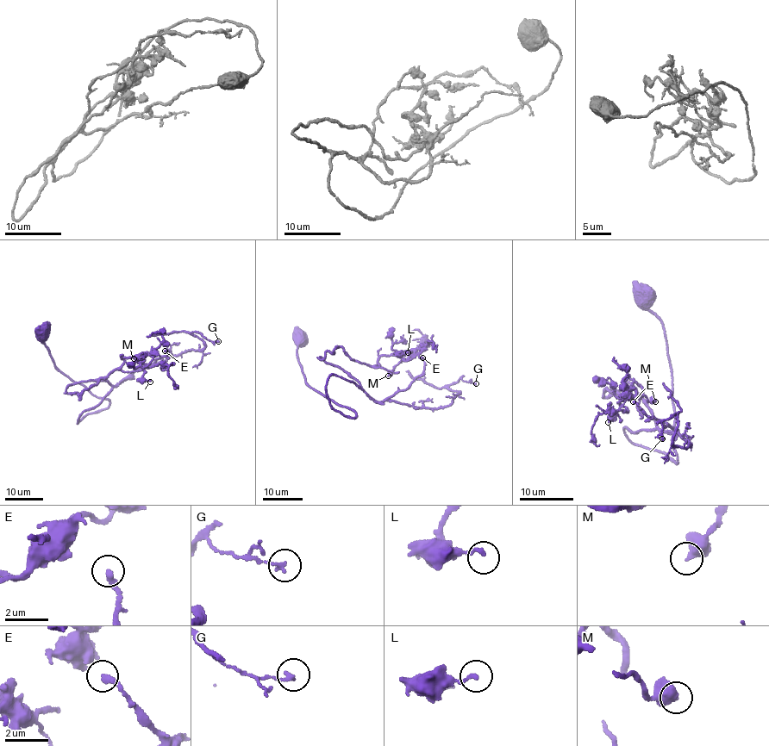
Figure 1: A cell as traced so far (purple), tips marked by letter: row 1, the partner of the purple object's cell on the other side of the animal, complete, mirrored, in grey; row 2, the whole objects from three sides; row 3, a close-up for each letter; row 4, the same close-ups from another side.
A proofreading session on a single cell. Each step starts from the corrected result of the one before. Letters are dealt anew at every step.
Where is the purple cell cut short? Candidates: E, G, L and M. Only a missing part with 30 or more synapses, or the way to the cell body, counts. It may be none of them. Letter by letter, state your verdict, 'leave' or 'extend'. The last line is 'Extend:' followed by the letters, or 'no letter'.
E: leave
G: leave
L: leave
M: leave
Extend: no letter

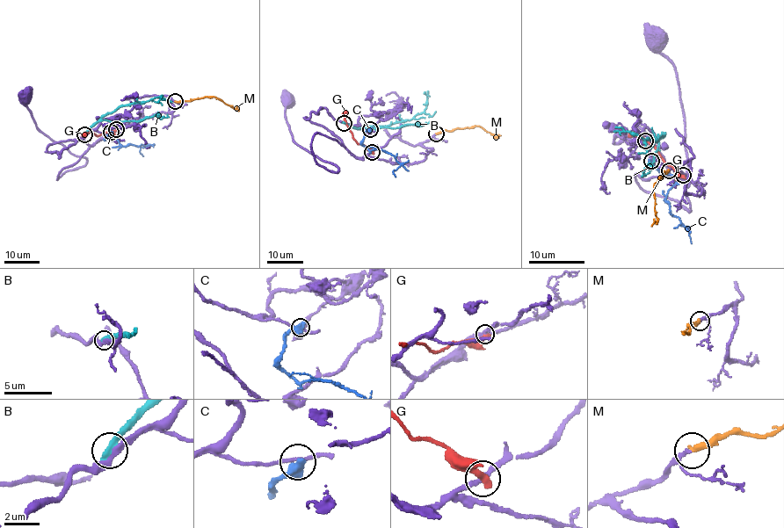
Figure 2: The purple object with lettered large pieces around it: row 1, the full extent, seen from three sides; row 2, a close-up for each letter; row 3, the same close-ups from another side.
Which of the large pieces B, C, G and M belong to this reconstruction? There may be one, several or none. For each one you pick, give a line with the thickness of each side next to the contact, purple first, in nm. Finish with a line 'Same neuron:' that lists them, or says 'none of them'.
M: 150/340 nm
Same neuron: M

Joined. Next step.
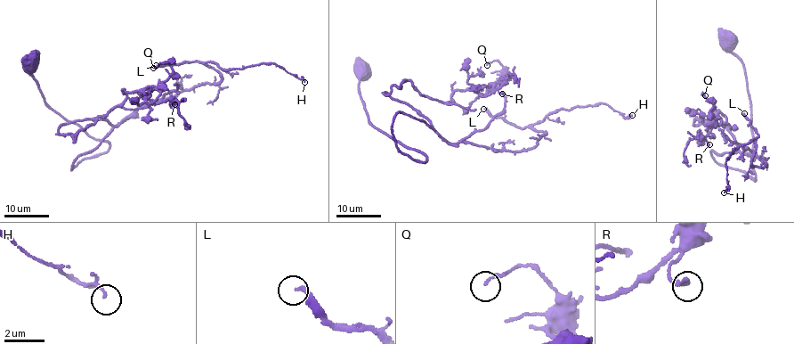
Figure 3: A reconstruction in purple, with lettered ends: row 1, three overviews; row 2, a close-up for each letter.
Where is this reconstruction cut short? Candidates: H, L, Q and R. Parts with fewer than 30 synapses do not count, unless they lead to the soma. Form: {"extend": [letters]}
{"extend": []}

